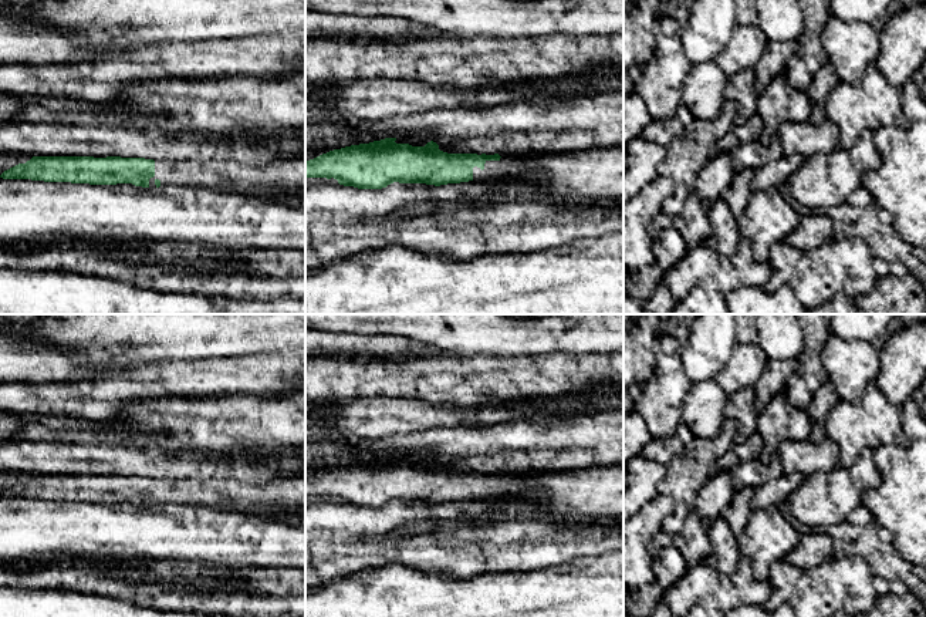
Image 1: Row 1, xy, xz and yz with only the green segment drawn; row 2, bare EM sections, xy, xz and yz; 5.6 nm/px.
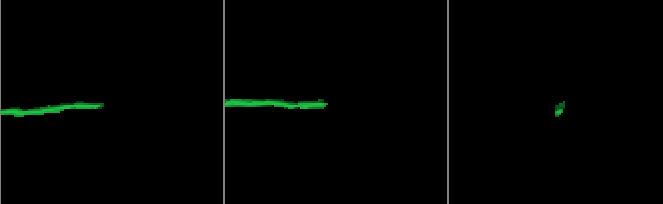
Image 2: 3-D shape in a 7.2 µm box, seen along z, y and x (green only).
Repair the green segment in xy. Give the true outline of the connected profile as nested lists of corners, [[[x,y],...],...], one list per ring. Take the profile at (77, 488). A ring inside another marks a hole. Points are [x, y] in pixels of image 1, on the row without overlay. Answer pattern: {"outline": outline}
{"outline": [[[33,475],[4,489],[0,496],[89,503],[132,502],[149,508],[179,503],[281,516],[305,510],[305,475],[270,482]]]}

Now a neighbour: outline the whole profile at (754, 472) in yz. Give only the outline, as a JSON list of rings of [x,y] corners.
[[[774,452],[767,463],[764,463],[760,458],[756,458],[740,462],[734,469],[730,471],[734,490],[744,486],[757,489],[766,482],[777,479],[783,475],[778,452]]]

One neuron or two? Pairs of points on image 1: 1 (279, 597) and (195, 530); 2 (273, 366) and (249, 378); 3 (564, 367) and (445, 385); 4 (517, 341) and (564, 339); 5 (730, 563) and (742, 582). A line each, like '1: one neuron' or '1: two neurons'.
1: two neurons
2: one neuron
3: one neuron
4: one neuron
5: two neurons

